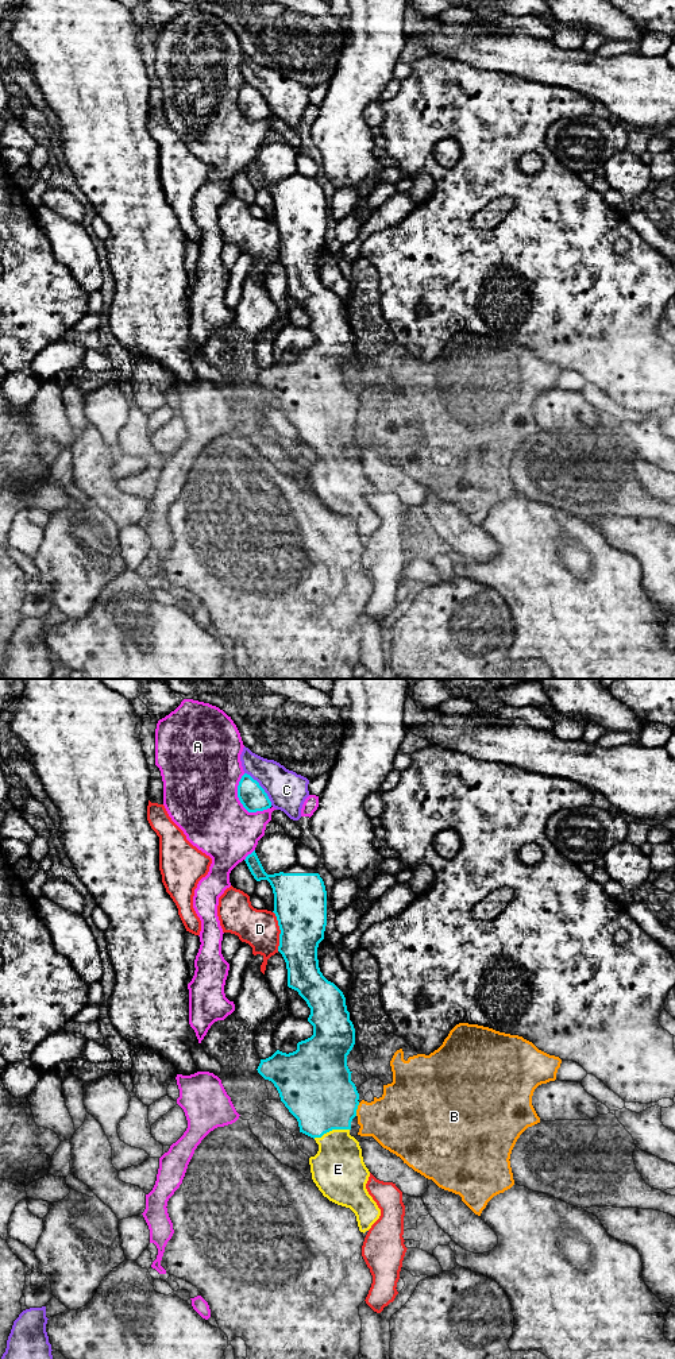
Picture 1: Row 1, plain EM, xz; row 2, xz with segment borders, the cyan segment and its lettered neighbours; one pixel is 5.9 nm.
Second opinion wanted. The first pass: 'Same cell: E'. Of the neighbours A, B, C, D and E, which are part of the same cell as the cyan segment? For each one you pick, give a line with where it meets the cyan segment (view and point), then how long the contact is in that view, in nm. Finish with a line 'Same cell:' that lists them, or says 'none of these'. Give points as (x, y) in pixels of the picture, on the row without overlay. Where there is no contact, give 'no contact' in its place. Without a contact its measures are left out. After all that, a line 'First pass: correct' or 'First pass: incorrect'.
E: contact xz (331, 439); length 220 nm
Same cell: E
First pass: correct

